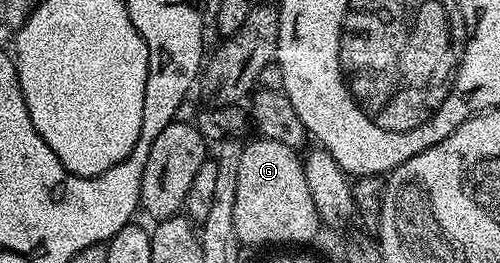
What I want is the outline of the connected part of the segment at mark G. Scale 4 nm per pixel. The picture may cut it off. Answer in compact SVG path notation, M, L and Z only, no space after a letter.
M263 137L245 144L238 167L235 231L241 244L266 245L269 241L310 241L318 233L320 218L297 150Z

